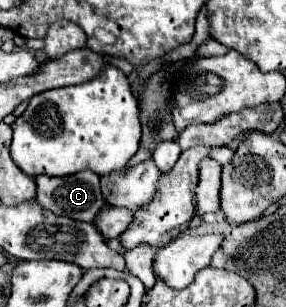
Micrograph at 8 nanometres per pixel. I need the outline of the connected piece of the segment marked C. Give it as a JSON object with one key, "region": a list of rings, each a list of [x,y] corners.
{"region":[[[88,169],[78,171],[74,175],[66,175],[66,177],[38,175],[36,185],[38,185],[36,201],[42,207],[50,209],[56,215],[66,215],[66,217],[76,219],[76,221],[92,221],[96,217],[96,213],[106,205],[102,195],[100,195],[100,177]]]}

